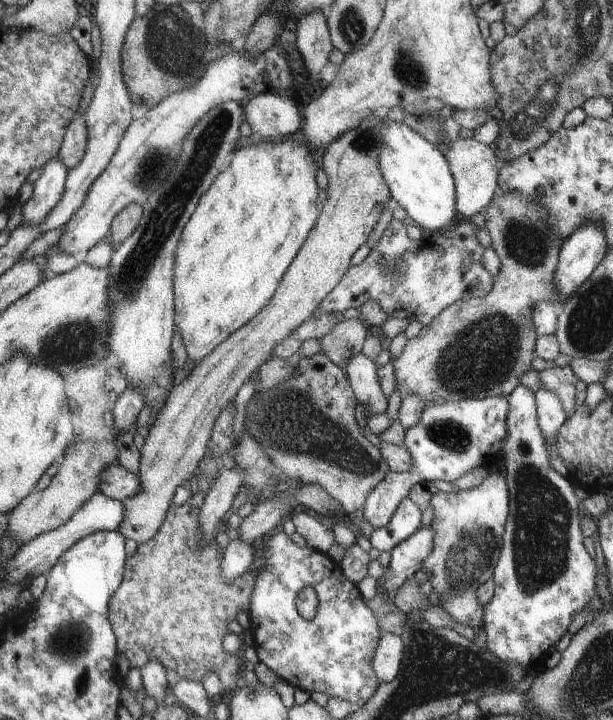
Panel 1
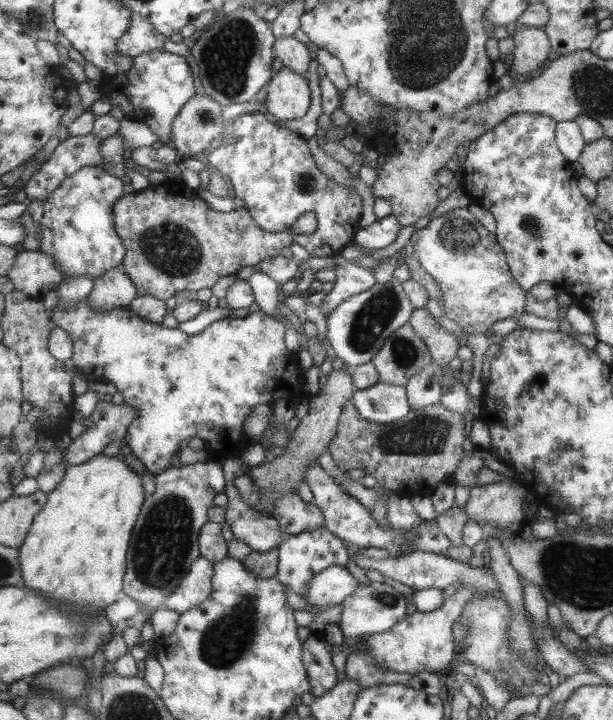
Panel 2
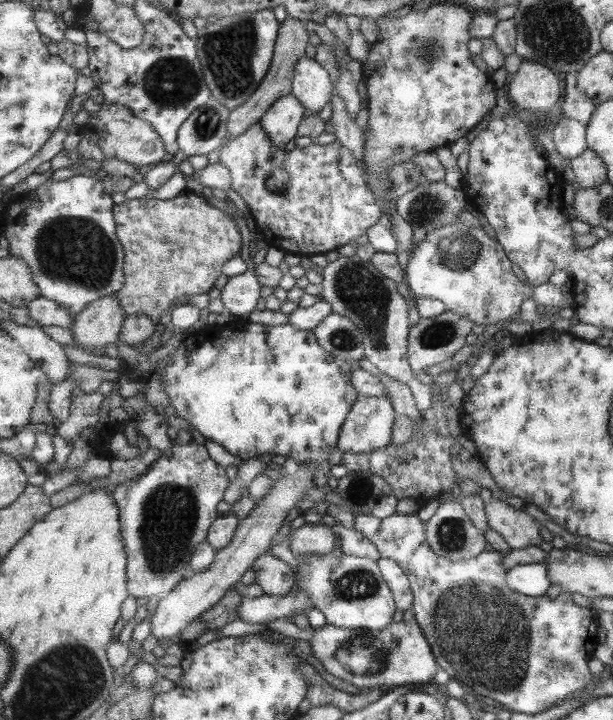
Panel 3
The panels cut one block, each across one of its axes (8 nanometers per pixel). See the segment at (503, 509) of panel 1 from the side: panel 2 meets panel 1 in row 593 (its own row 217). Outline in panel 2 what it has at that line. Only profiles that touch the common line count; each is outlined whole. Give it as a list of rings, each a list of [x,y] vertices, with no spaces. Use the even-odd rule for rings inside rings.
[[[455,208],[443,216],[433,218],[425,228],[411,234],[409,244],[413,246],[411,258],[419,260],[421,268],[431,274],[433,280],[439,284],[439,290],[443,294],[441,310],[447,318],[459,324],[465,334],[485,334],[499,320],[519,318],[525,312],[525,292],[507,270],[509,264],[505,264],[507,256],[503,256],[501,244],[495,242],[495,234],[489,234],[481,228],[481,224],[473,218],[473,214],[469,214],[467,208]]]

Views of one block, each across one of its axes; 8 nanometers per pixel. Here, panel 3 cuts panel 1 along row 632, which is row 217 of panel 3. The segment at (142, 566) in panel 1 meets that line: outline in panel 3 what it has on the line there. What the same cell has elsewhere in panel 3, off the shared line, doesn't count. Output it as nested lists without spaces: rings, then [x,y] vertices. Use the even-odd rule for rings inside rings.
[[[185,190],[181,196],[173,200],[157,200],[157,198],[143,198],[143,200],[125,200],[123,204],[115,206],[117,216],[117,234],[125,244],[127,252],[127,284],[121,292],[117,292],[117,300],[121,302],[123,312],[129,316],[147,314],[155,324],[161,322],[161,316],[173,310],[173,300],[181,300],[195,294],[207,294],[215,288],[217,278],[223,272],[227,260],[235,258],[243,248],[243,238],[237,224],[221,210],[213,208],[207,198],[197,196],[191,190]]]

